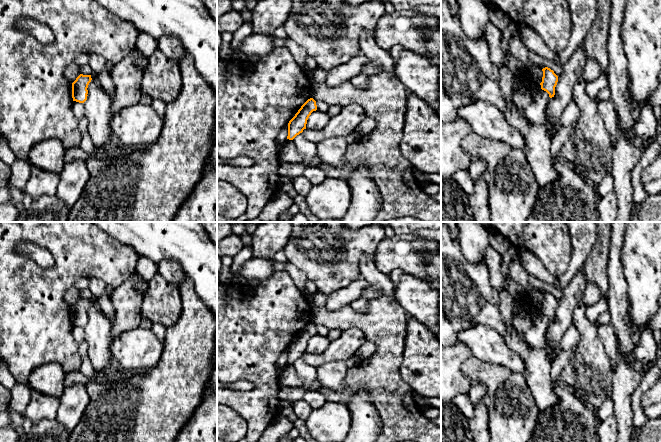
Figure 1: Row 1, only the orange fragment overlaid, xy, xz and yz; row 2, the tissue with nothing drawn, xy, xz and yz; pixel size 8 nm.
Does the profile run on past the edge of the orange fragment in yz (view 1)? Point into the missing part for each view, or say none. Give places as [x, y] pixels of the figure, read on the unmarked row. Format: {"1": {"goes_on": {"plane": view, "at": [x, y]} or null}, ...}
{"1": {"goes_on": null}}

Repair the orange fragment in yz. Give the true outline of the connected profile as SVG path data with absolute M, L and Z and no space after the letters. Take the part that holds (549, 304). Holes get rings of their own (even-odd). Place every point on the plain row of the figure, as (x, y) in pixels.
M548 291L542 293L543 301L542 306L540 307L541 313L546 315L549 318L549 321L552 322L555 319L555 311L558 306L558 300Z

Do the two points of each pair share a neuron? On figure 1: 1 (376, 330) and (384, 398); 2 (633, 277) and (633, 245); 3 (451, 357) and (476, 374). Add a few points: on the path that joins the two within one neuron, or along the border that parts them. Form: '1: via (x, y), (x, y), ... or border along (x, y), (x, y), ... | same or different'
1: via (386, 347), (386, 381) | same
2: via (637, 269), (637, 253) | same
3: border along (470, 356), (463, 363), (462, 372), (471, 385) | different

